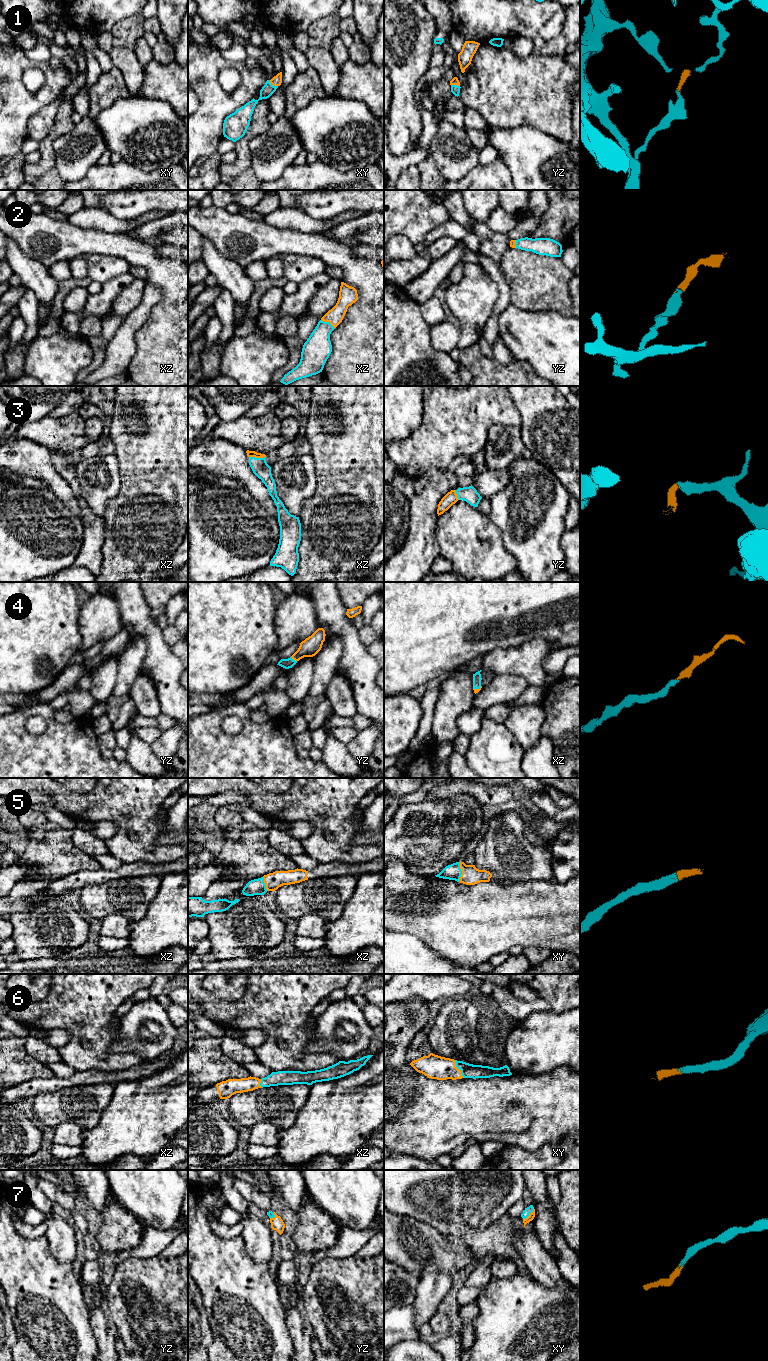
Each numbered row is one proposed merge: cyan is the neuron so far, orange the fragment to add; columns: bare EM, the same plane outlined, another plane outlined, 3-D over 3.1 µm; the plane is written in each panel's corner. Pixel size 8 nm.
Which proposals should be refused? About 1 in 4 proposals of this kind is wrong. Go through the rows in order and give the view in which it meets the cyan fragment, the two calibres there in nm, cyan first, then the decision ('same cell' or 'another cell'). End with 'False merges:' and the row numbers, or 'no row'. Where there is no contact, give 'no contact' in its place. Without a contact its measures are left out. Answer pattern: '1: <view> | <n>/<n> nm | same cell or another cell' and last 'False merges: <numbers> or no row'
1: xy | 100/80 nm | same cell
2: xz | 220/130 nm | same cell
3: xz | 140/50 nm | same cell
4: yz | 80/150 nm | same cell
5: xy | 130/150 nm | same cell
6: xy | 110/190 nm | same cell
7: xy | 60/50 nm | same cell
False merges: no row

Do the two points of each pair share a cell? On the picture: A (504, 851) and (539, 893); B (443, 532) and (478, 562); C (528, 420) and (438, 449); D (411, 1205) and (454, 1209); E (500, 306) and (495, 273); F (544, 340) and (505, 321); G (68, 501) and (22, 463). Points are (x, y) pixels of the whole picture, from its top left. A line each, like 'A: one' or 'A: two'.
A: two
B: one
C: two
D: one
E: one
F: one
G: one

